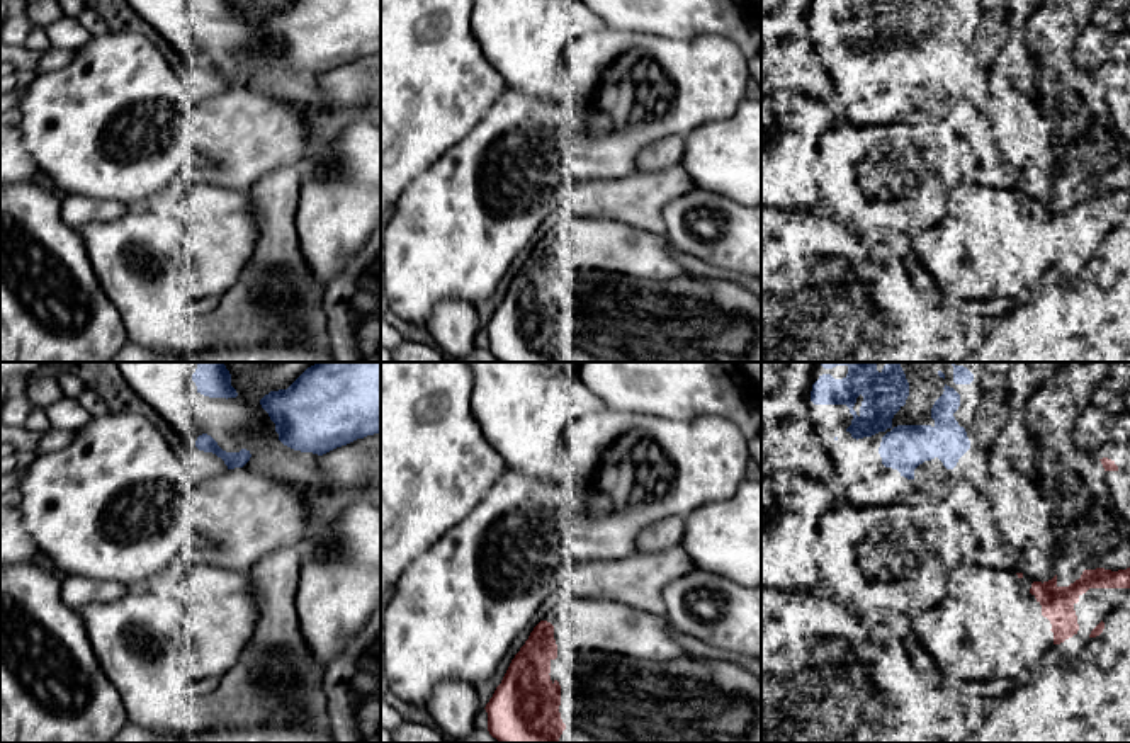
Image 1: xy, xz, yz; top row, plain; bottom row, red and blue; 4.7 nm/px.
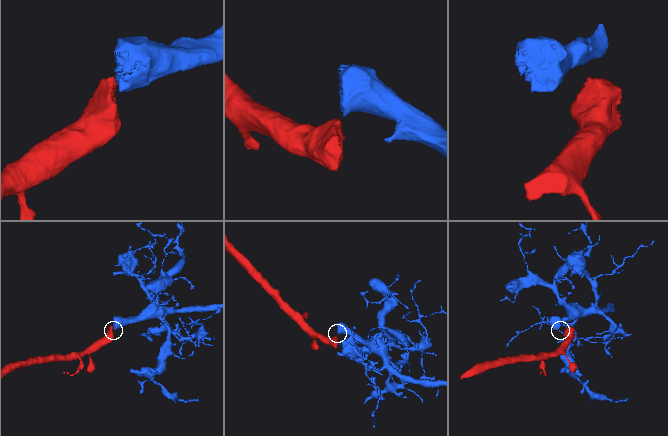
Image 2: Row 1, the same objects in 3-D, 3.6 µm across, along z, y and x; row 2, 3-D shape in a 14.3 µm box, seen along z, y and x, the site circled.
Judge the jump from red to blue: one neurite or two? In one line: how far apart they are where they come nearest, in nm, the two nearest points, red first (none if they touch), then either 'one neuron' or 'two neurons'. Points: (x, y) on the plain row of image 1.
600 nm | yz (1016, 192), (952, 87) | one neuron

